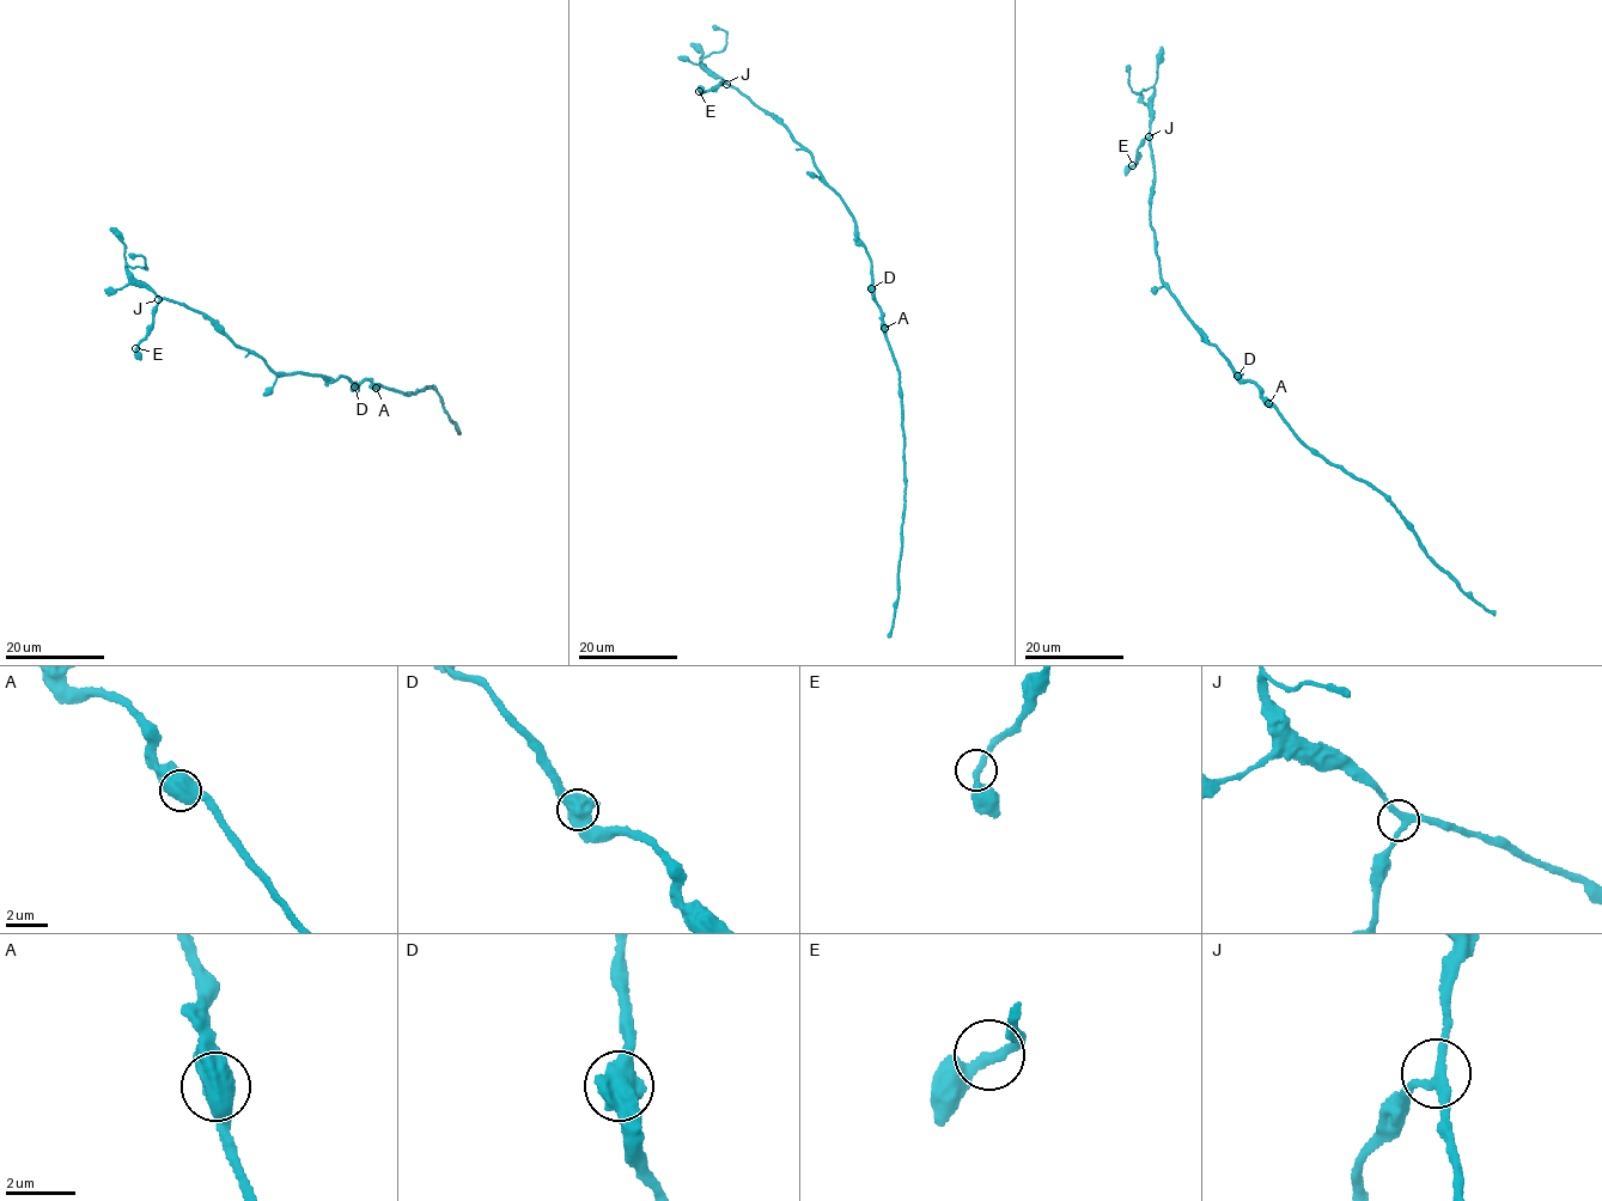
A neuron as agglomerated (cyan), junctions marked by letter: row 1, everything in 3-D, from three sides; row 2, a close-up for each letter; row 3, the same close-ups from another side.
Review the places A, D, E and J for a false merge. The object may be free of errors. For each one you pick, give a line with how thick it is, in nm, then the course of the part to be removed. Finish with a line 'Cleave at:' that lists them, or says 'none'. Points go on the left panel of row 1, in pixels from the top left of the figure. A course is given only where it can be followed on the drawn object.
Cleave at: none

